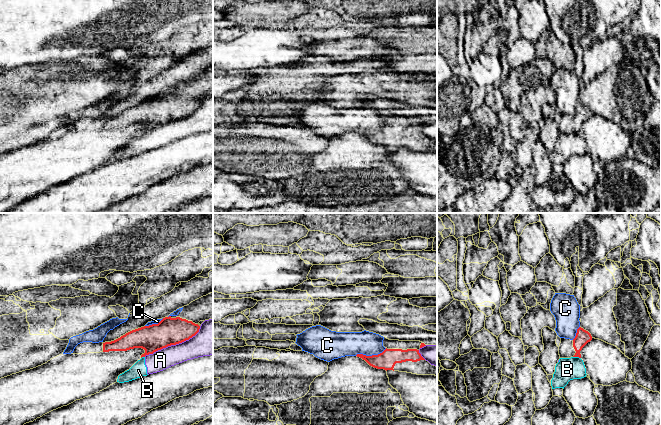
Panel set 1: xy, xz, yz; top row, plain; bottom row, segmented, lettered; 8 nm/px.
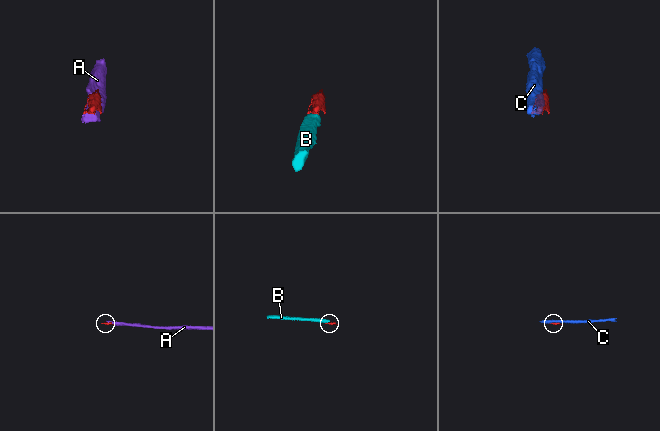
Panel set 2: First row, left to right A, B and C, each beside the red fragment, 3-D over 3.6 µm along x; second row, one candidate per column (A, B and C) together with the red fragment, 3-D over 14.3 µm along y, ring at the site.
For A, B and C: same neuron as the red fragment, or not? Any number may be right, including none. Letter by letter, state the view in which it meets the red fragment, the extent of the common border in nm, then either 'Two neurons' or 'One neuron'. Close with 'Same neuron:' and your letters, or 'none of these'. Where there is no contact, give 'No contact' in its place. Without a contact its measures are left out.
A: Touches red in xy. Shared border 500 nm. Two neurons
B: Touches red in yz. Shared border 70 nm. Two neurons
C: Touches red in xz. Shared border 260 nm. Two neurons
Same neuron: none of these

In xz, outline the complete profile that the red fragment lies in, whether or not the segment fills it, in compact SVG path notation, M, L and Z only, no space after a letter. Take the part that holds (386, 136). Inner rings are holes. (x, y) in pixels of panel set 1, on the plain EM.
M384 113L383 122L386 125L378 131L357 130L356 132L377 145L437 152L437 143L431 141L419 129L419 125L426 122L424 119L420 117L389 116Z

